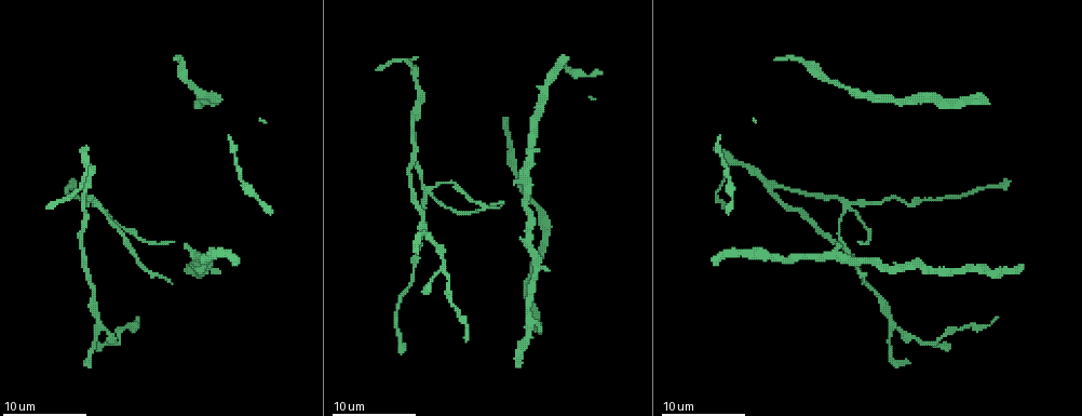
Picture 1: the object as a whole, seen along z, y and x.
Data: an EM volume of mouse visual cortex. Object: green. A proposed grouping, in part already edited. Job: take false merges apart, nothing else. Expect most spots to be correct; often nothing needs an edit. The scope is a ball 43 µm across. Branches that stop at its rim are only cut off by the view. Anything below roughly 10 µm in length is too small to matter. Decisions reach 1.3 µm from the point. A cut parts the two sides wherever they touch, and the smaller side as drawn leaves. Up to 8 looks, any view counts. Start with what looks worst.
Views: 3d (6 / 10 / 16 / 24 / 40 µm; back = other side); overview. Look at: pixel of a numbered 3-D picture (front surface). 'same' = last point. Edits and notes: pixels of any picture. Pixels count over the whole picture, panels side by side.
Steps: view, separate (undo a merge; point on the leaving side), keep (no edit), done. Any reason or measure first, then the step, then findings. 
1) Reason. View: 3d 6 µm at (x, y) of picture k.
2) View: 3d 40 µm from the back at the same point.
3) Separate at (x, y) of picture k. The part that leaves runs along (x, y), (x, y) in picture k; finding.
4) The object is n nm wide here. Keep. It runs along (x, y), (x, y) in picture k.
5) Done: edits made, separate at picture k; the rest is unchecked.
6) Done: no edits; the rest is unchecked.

View: 3d 6 µm at (851, 205) of picture 1.

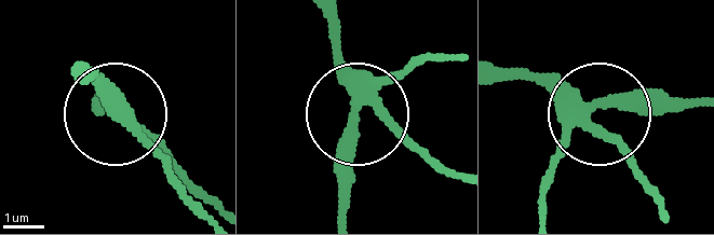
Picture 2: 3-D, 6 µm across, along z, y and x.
View: 3d 6 µm from the back at (359, 100) of picture 2.

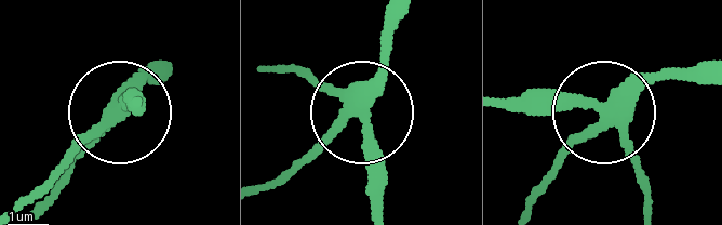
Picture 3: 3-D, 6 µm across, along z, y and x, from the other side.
4 arms meet here. Keep. All the same neuron.

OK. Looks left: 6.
View: 3d 10 µm at (838, 251) of picture 1.

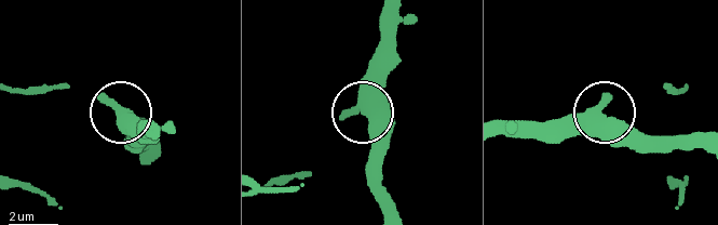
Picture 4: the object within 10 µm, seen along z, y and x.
View: 3d 10 µm from the back at (118, 111) of picture 4.

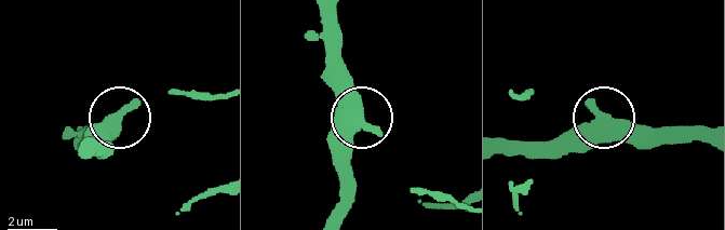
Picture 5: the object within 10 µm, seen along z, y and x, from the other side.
Keep. It runs along (701, 140), (633, 140), (602, 120), (561, 157) in picture 5; continuous, no second neuron.

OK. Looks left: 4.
Side arm on a straight run. View: 3d 10 µm at (85, 189) of picture 1.

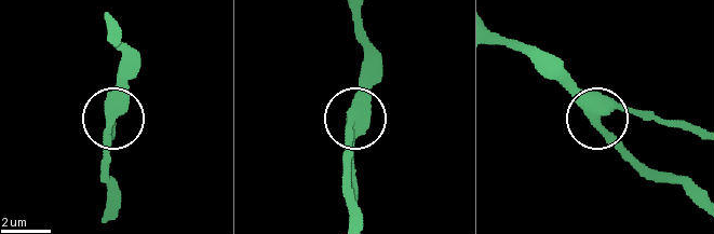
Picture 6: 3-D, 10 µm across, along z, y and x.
The side arm is 15 µm long; 3 arms meet here. Keep. One neuron here.

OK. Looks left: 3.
Sudden change in width. View: 3d 6 µm at (880, 299) of picture 1.

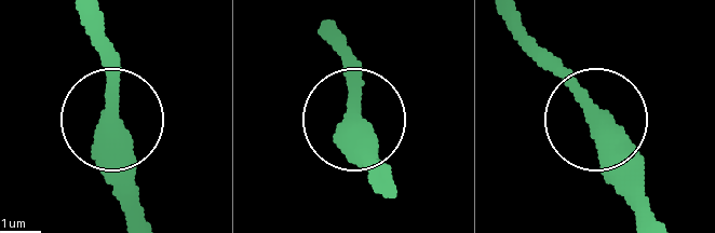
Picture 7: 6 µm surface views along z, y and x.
Keep. Continuous, no second neuron.

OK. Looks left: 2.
Done: no edits; the rest is unchecked.

